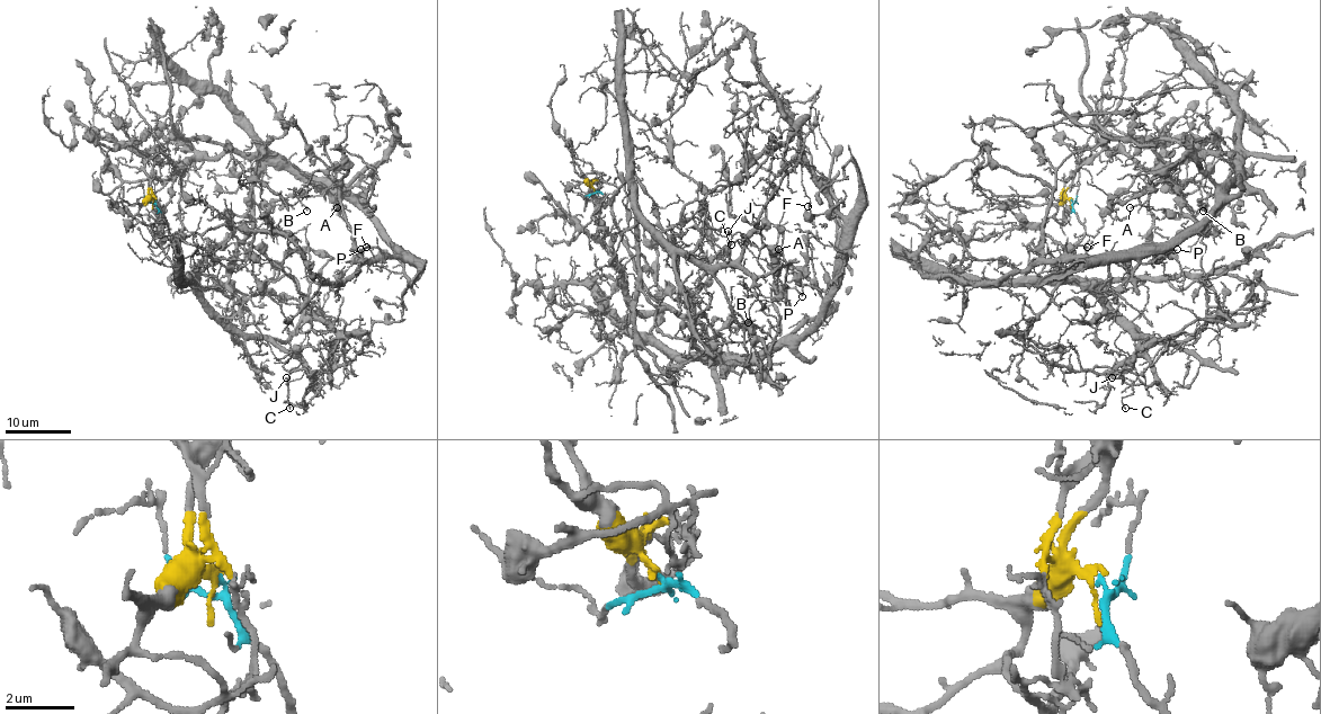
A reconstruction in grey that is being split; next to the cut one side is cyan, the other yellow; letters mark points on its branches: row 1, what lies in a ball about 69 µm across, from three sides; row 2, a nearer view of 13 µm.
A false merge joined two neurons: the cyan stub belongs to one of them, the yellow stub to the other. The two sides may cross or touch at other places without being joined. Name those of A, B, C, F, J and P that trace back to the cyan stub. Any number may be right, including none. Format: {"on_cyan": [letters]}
{"on_cyan": ["C", "J"]}

